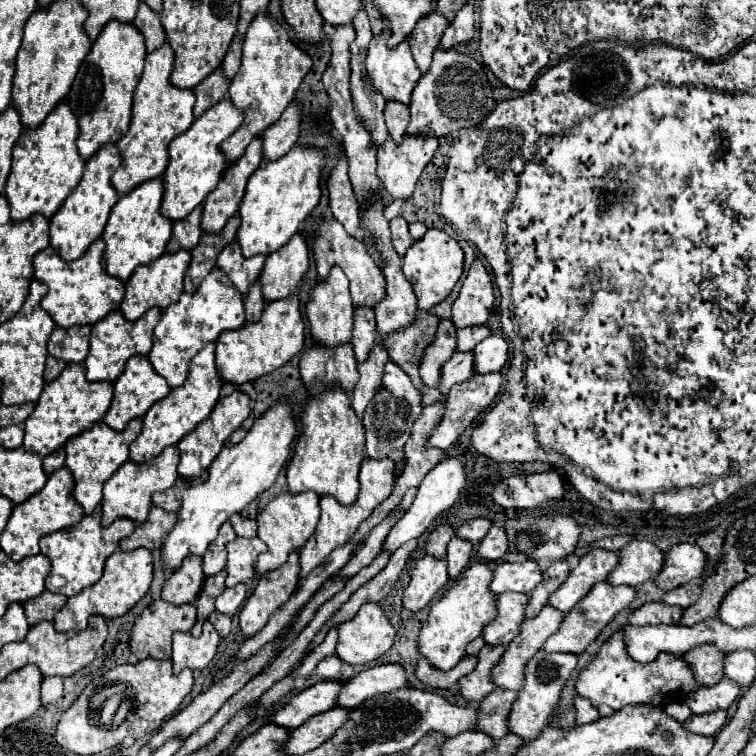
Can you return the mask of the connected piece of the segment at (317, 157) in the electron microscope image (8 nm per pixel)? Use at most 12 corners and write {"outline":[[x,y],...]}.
{"outline":[[325,155],[263,163],[239,203],[243,257],[279,251],[319,203]]}

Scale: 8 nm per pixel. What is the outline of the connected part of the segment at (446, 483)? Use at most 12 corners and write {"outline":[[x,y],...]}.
{"outline":[[445,457],[421,481],[383,551],[417,537],[459,499],[465,467]]}

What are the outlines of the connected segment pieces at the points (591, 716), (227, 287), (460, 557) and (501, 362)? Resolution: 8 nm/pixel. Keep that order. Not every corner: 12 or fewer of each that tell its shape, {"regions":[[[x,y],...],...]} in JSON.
{"regions":[[[575,695],[577,725],[601,719],[599,711],[581,695]],[[213,269],[161,311],[147,355],[169,387],[191,357],[245,325],[243,295]],[[453,537],[447,545],[449,577],[467,567],[473,545]],[[489,335],[473,353],[475,373],[493,373],[505,367],[509,345]]]}

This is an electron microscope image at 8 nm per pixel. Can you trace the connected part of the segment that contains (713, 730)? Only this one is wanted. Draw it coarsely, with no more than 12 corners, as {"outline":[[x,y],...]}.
{"outline":[[727,711],[691,715],[683,727],[697,735],[717,735]]}

